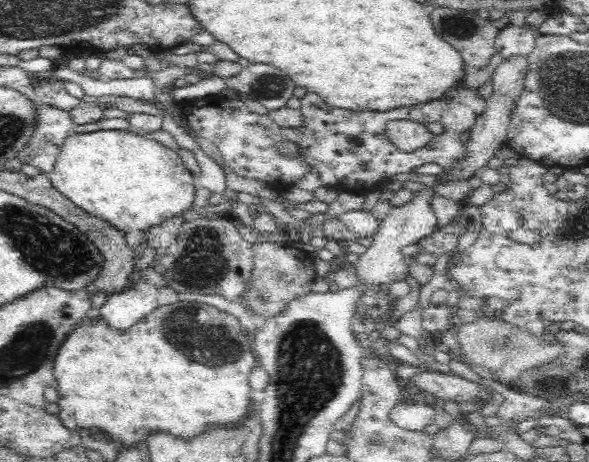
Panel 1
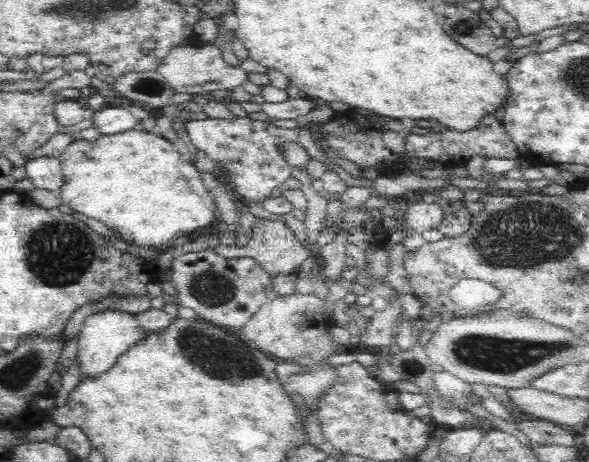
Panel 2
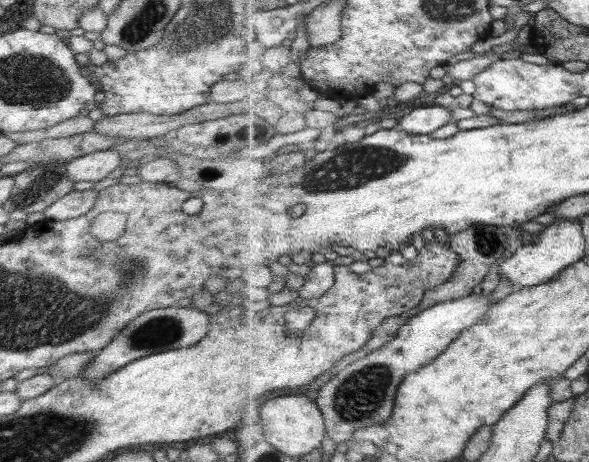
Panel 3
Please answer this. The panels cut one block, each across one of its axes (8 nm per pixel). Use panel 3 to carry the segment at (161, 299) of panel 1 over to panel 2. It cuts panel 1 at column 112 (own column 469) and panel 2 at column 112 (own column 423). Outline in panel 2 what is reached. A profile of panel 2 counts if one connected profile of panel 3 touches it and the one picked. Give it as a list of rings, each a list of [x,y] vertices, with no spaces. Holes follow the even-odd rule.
[[[154,309],[144,314],[130,315],[126,312],[102,312],[102,314],[94,314],[87,318],[82,330],[78,336],[78,349],[75,355],[80,362],[80,380],[90,380],[92,376],[100,376],[104,372],[110,370],[117,363],[118,357],[124,354],[131,346],[137,344],[138,341],[144,341],[154,333],[161,333],[171,323],[168,314],[163,309]]]

